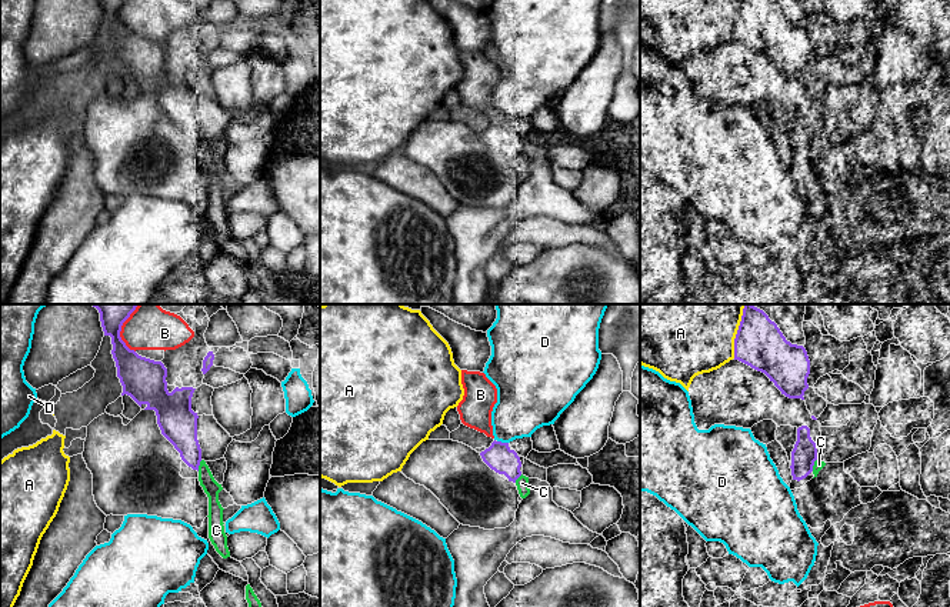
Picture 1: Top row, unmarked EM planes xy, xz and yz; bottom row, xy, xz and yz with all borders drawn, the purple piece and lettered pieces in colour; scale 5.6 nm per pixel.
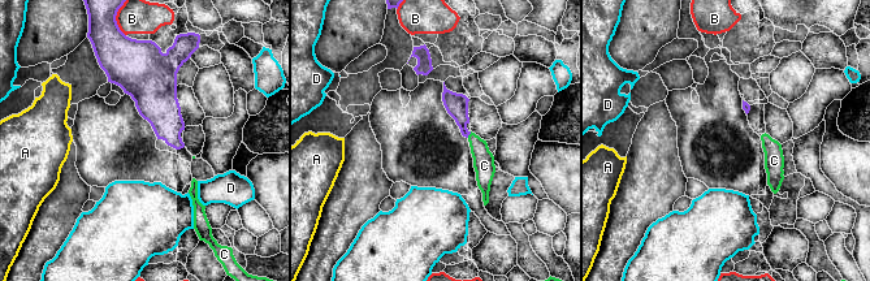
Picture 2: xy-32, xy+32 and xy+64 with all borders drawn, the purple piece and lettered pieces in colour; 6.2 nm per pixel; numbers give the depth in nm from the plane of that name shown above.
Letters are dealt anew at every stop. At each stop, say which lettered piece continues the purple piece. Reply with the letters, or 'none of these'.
none of these

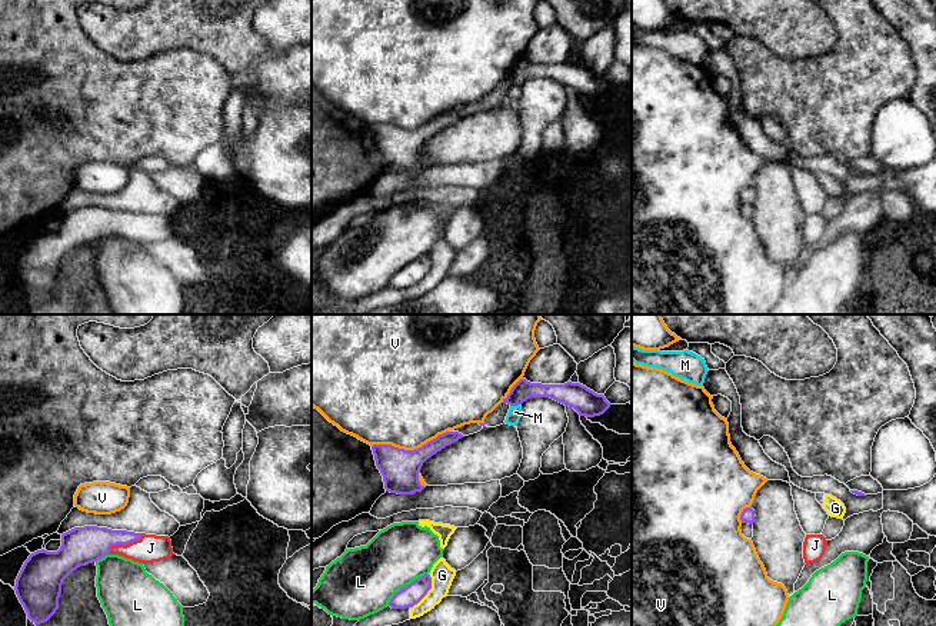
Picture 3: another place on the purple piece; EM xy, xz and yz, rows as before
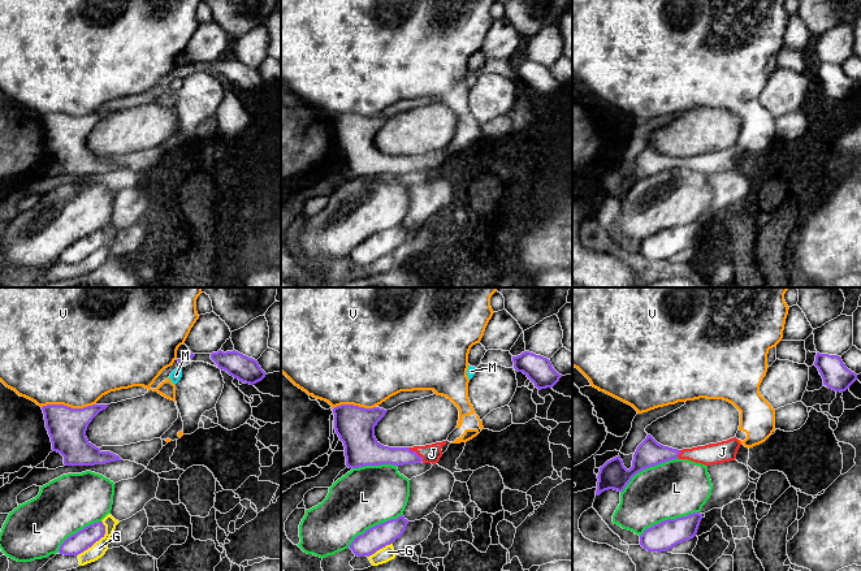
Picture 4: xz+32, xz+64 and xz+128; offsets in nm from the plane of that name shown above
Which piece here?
J

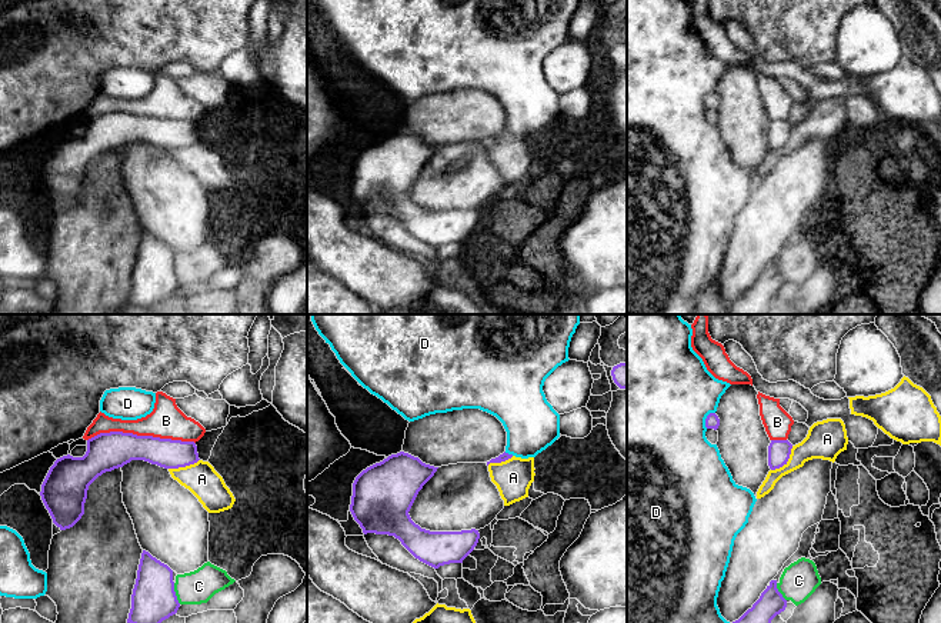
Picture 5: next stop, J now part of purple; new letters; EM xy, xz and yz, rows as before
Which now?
none of these

